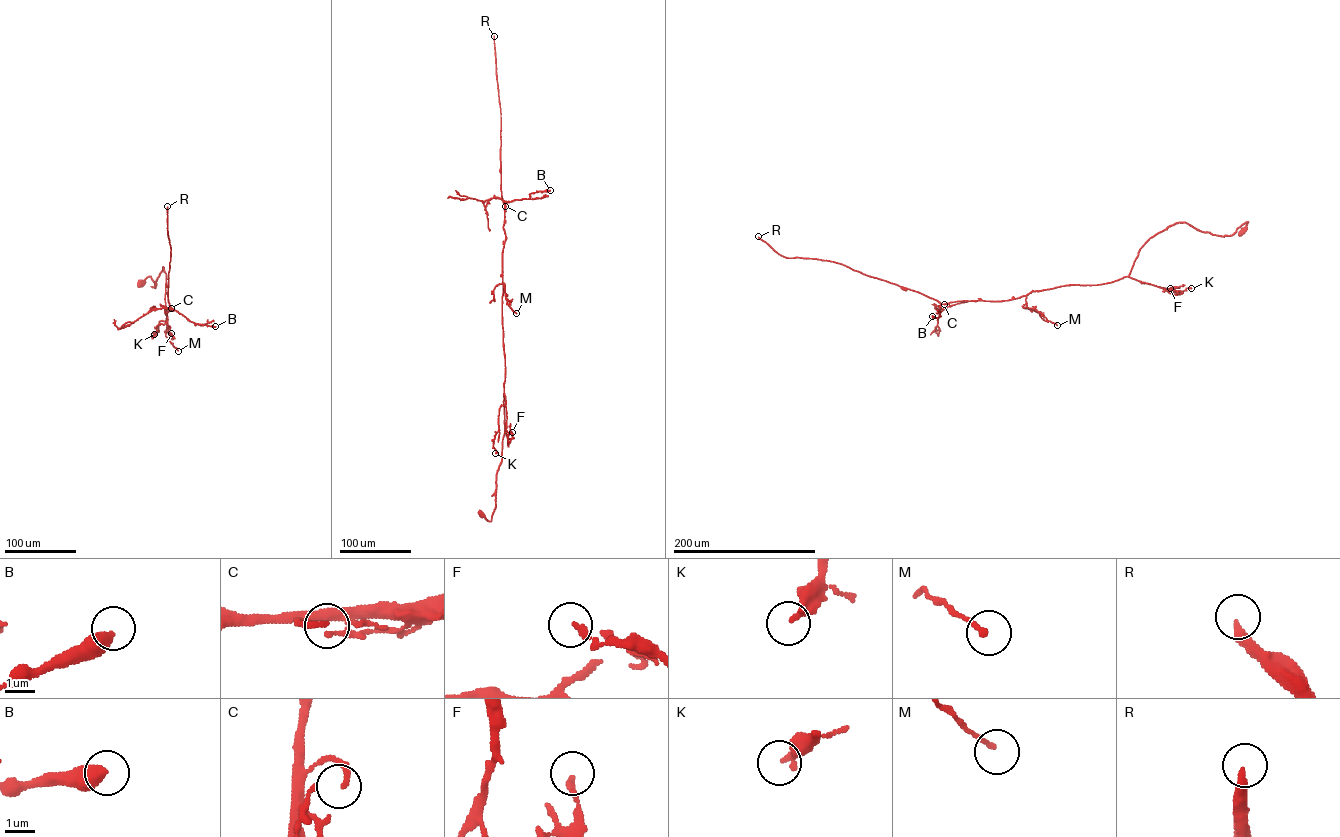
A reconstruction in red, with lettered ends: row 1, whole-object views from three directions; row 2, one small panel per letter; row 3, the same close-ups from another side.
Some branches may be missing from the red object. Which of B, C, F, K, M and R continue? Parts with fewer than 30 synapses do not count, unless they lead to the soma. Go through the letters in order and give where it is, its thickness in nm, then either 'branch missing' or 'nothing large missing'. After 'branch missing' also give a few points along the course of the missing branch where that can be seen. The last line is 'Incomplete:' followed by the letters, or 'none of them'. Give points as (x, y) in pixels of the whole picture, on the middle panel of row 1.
B: at (550, 190); 500 nm thick; nothing large missing
C: at (505, 206); 180 nm thick; nothing large missing
F: at (512, 432); 200 nm thick; nothing large missing
K: at (495, 453); 320 nm thick; nothing large missing
M: at (516, 313); 150 nm thick; nothing large missing
R: at (494, 36); 320 nm thick; branch missing
Incomplete: R

